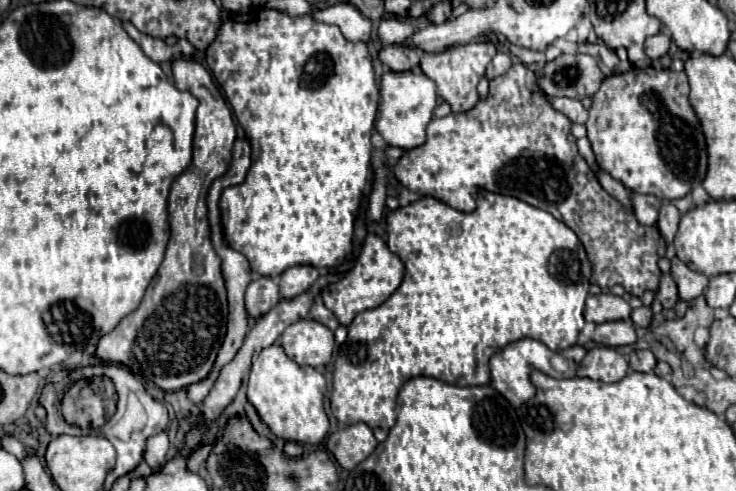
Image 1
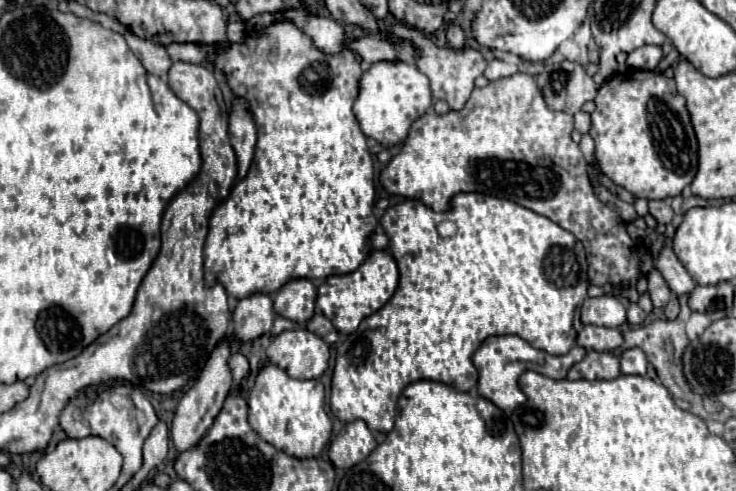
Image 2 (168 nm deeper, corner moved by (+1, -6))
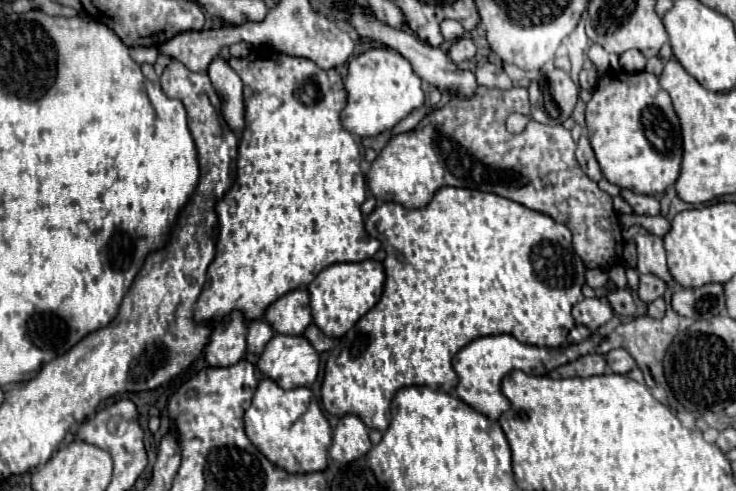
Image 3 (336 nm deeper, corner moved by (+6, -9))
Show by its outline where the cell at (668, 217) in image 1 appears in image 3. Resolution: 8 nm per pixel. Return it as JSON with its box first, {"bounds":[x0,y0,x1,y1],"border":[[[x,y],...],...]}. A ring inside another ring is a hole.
{"bounds":[622,190,660,216],"border":[[[622,190],[622,196],[634,208],[634,214],[646,214],[646,216],[658,216],[660,214],[660,202],[652,196],[638,196],[630,190]]]}

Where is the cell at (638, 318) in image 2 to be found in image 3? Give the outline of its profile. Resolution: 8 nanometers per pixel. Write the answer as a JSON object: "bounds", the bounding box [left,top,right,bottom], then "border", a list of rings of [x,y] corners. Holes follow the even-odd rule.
{"bounds":[608,290,636,316],"border":[[[630,290],[610,292],[610,294],[608,294],[608,302],[612,304],[612,310],[614,310],[614,314],[618,314],[618,316],[634,316],[634,312],[636,312],[636,304],[634,304],[634,300],[632,300]]]}

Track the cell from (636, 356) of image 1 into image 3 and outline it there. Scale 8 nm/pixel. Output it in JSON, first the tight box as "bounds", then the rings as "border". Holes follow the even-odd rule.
{"bounds":[606,348,636,374],"border":[[[624,348],[610,350],[610,352],[606,354],[606,362],[608,362],[608,368],[610,368],[614,374],[628,374],[630,370],[636,368],[634,358],[632,358]]]}

